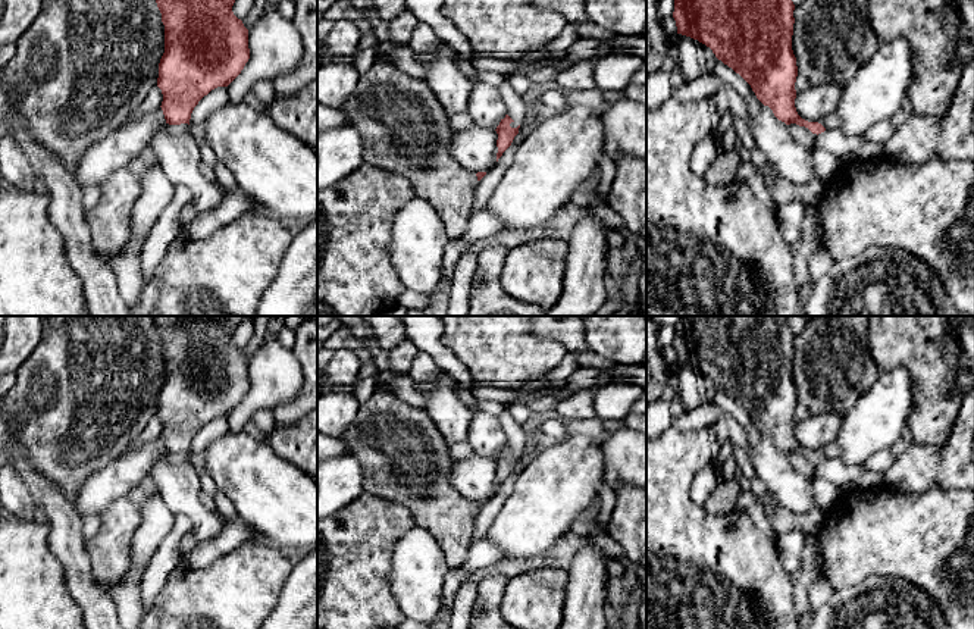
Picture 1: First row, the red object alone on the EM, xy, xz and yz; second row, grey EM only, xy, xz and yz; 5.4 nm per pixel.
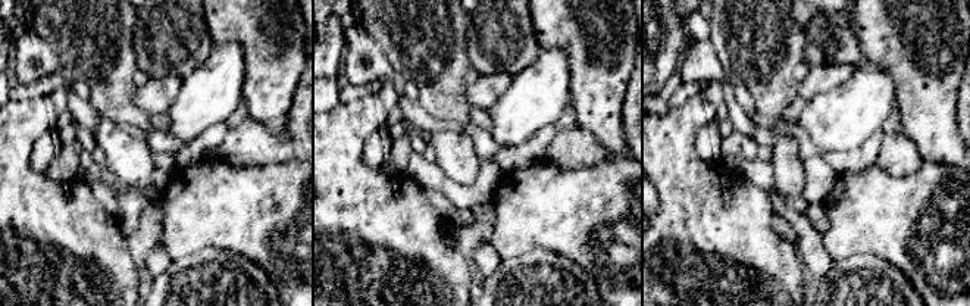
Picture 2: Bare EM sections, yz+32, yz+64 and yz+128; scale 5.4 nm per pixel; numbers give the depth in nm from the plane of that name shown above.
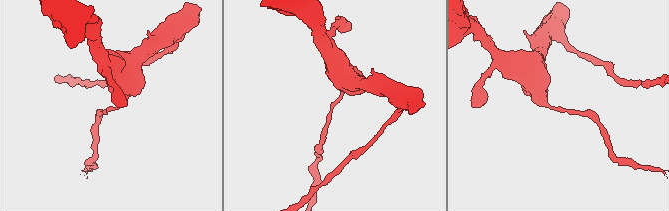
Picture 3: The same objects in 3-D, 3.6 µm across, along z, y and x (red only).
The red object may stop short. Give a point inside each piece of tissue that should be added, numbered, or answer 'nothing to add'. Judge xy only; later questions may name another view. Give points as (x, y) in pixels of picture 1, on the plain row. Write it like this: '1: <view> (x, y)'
nothing to add

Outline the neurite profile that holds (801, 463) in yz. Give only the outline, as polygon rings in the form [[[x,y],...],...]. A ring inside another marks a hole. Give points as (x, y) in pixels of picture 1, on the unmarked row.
[[[796,453],[787,454],[787,459],[796,472],[807,478],[814,478],[817,463],[812,463],[808,457],[799,456]]]

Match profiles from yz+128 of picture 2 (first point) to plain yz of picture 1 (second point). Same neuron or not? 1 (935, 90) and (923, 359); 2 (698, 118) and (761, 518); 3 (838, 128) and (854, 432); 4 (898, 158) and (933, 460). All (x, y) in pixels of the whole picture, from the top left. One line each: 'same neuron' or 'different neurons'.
1: same neuron
2: different neurons
3: same neuron
4: same neuron

